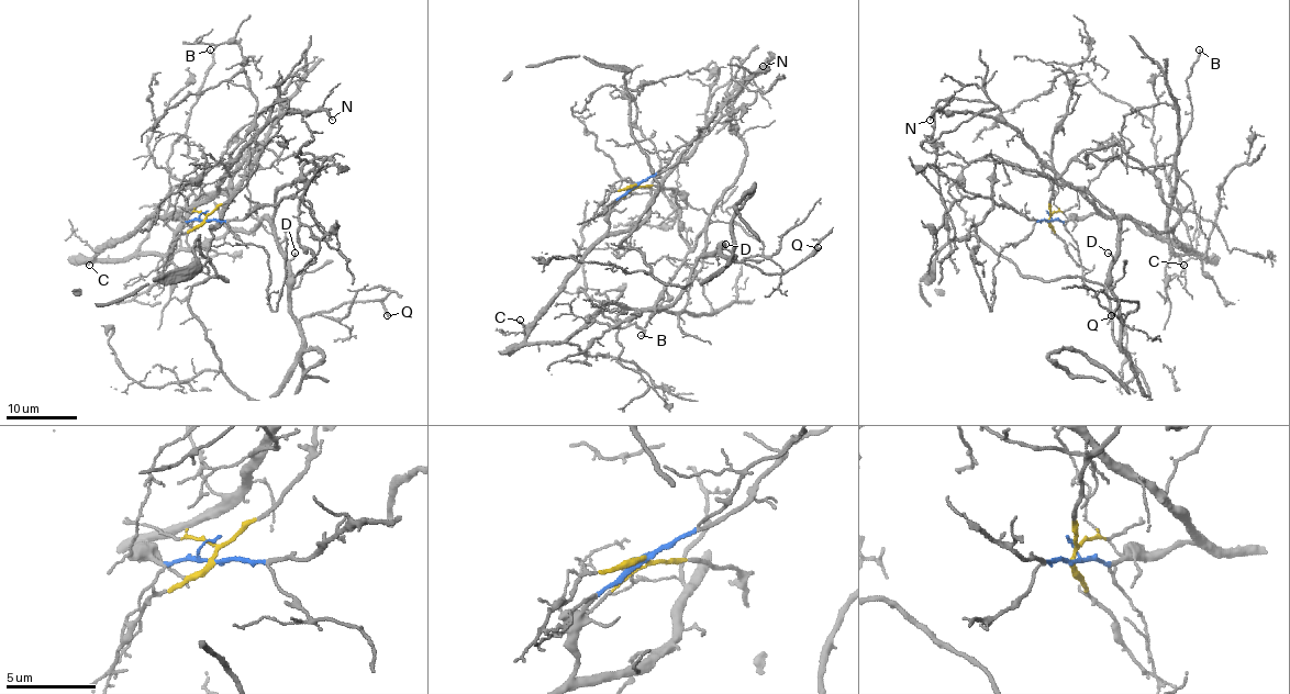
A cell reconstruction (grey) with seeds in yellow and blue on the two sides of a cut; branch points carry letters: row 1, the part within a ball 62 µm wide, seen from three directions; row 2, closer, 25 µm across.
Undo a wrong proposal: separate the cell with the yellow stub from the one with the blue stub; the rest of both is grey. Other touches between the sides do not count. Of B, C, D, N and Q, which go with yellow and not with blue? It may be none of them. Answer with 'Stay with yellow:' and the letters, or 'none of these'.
Stay with yellow: B, D, Q

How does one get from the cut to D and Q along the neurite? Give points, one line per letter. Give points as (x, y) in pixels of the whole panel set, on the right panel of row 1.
D: (1049, 221), (1053, 183), (1085, 149), (1120, 146), (1180, 217), (1164, 231), (1123, 219), (1120, 253), (1108, 253)
Q: (1049, 221), (1053, 183), (1109, 143), (1180, 217), (1120, 222), (1111, 293), (1122, 320), (1137, 308), (1111, 316)

